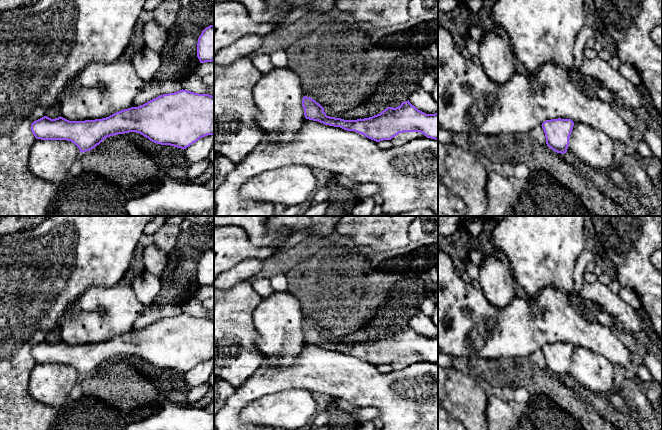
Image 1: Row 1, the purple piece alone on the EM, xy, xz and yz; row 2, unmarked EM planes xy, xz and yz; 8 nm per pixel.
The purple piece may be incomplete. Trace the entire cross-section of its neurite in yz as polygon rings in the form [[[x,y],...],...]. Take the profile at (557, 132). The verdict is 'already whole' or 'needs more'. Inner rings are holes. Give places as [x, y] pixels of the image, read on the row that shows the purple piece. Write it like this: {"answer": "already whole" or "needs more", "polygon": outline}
{"answer": "already whole", "polygon": [[[551,119],[542,123],[546,144],[557,153],[567,152],[574,122],[571,119]]]}

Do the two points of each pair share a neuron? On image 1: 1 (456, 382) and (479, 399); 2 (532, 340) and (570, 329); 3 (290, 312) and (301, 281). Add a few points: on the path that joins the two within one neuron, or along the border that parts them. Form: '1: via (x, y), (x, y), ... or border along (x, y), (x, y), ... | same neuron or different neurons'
1: via (462, 388), (473, 399) | same neuron
2: via (541, 333), (546, 329), (561, 329) | same neuron
3: border along (289, 291), (299, 302), (304, 319) | different neurons

